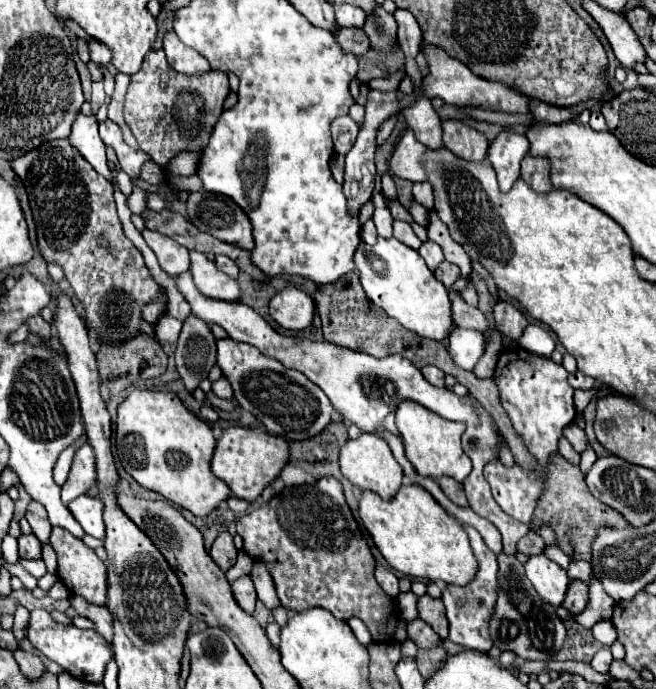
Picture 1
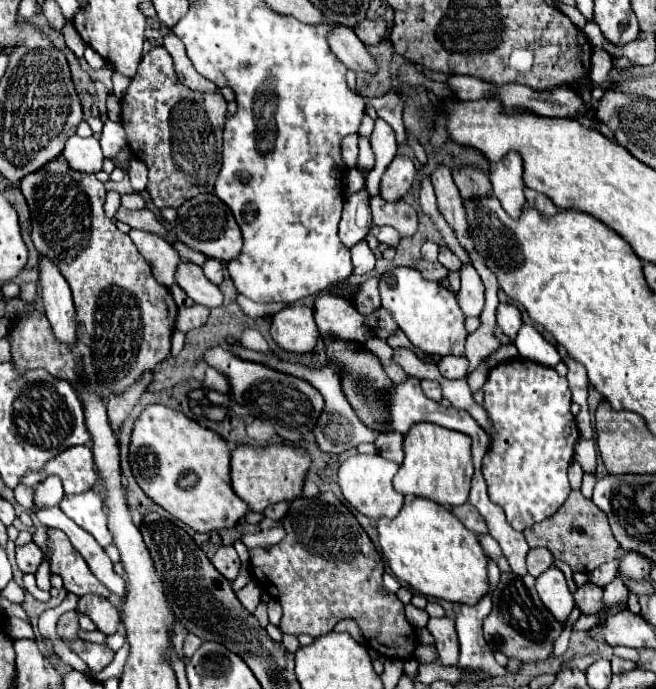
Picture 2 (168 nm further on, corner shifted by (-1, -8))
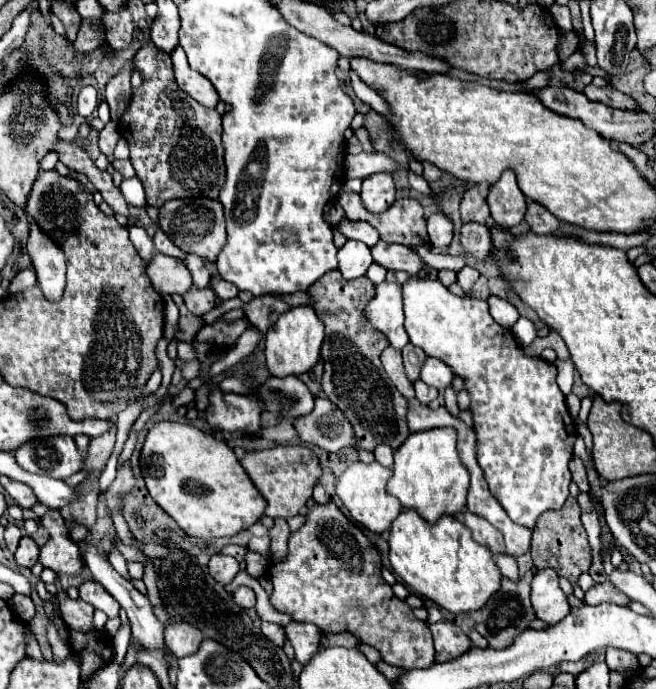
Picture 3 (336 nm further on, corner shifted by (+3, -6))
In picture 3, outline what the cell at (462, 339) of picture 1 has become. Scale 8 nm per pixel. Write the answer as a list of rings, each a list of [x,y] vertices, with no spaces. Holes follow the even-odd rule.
[[[427,358],[423,370],[421,370],[421,380],[425,384],[431,384],[435,386],[437,390],[443,390],[451,384],[451,380],[455,378],[453,370],[443,362],[443,360],[437,360],[437,358]]]

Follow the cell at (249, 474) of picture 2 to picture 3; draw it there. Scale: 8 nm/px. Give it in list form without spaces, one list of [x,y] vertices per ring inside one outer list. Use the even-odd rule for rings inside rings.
[[[275,446],[269,450],[251,450],[241,458],[241,466],[245,468],[247,476],[259,490],[259,494],[265,498],[267,508],[265,514],[275,518],[291,518],[297,514],[303,514],[307,510],[307,502],[311,500],[313,486],[317,478],[321,476],[319,458],[315,452],[307,446]]]

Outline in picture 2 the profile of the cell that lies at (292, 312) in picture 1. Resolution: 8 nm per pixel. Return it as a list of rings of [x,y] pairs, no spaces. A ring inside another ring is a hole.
[[[291,304],[271,318],[271,338],[285,352],[309,354],[315,350],[319,330],[313,320],[313,310],[303,304]]]

